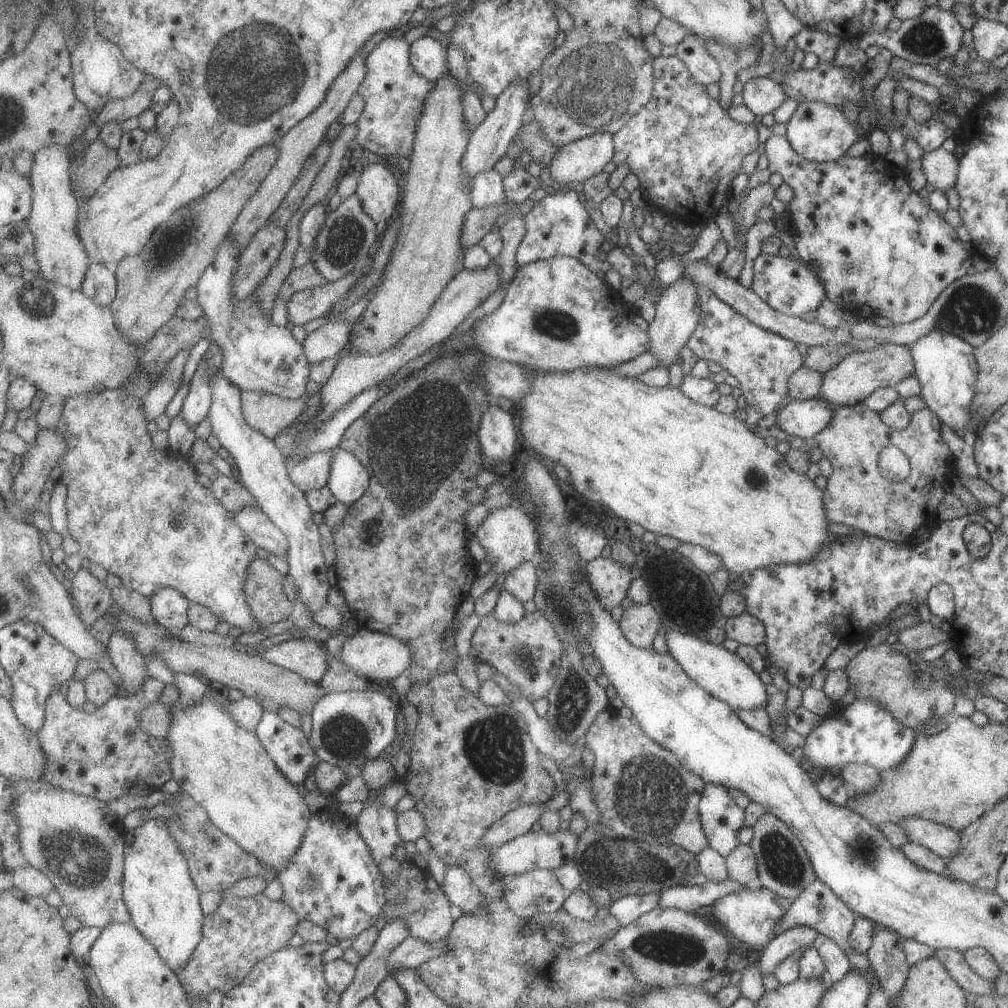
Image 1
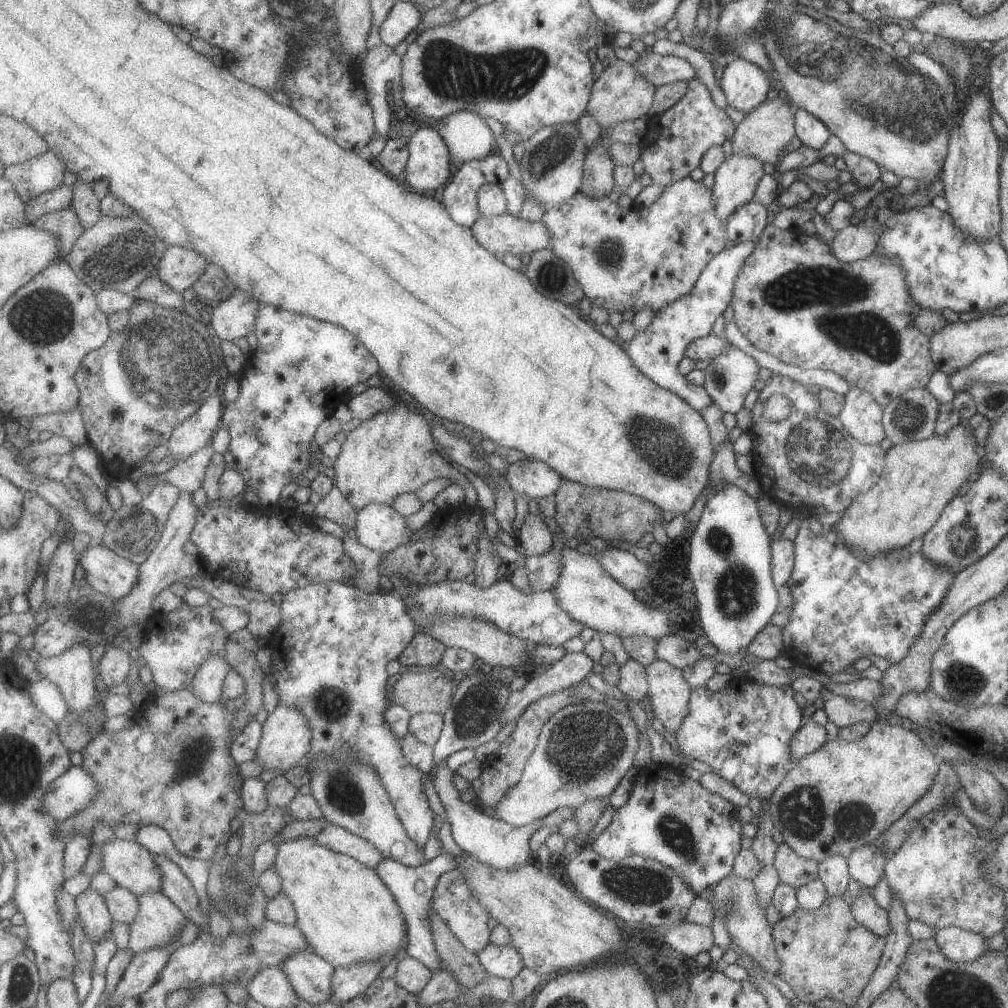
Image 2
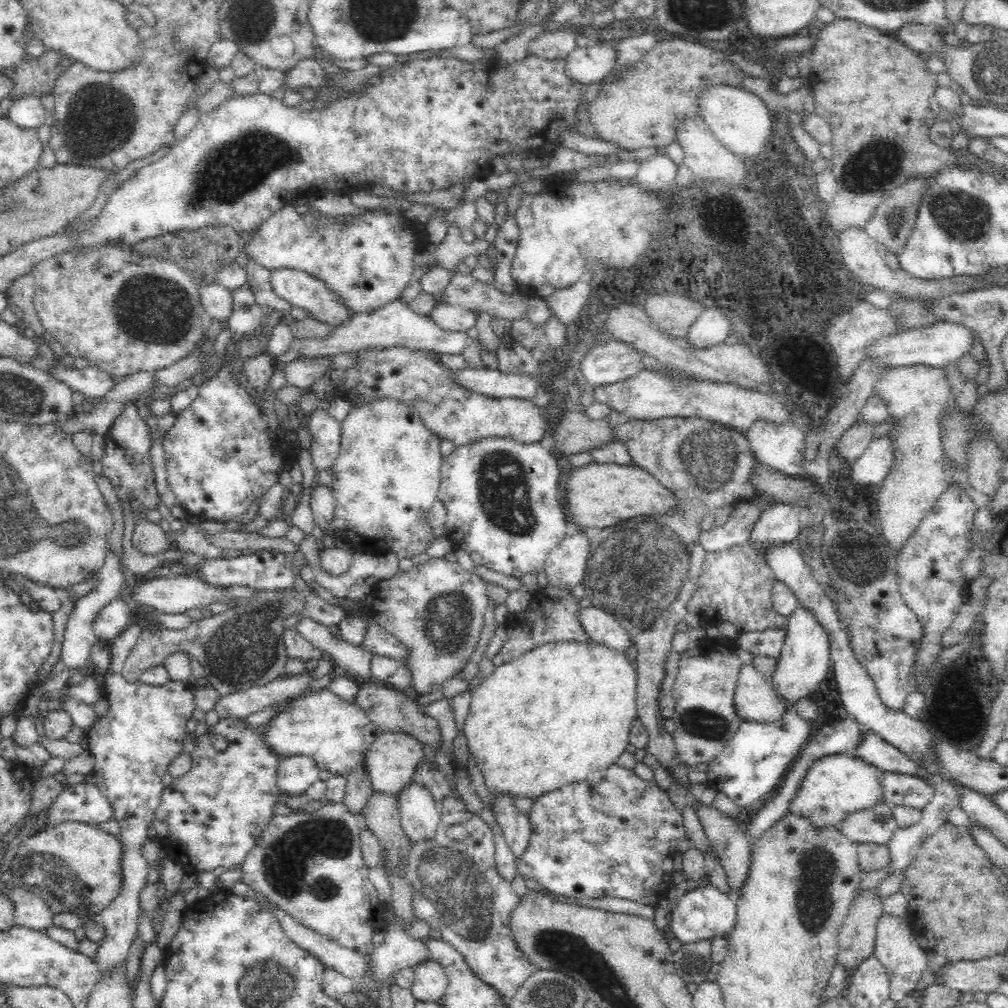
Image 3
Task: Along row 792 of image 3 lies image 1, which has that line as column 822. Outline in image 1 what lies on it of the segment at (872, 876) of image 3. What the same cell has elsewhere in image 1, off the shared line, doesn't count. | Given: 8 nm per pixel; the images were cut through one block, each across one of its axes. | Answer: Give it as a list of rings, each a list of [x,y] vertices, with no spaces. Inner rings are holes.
[[[819,934],[812,946],[824,961],[827,970],[827,978],[824,980],[826,988],[837,983],[847,972],[850,972],[852,966],[847,954],[832,938]]]

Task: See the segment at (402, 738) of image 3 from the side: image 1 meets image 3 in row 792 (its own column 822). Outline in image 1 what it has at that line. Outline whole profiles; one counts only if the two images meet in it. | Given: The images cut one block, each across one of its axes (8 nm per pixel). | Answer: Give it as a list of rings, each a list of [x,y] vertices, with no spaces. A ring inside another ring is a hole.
[[[882,342],[880,346],[867,351],[849,354],[838,366],[823,373],[820,397],[832,406],[852,406],[863,402],[875,390],[895,387],[902,379],[915,374],[915,362],[910,346]]]

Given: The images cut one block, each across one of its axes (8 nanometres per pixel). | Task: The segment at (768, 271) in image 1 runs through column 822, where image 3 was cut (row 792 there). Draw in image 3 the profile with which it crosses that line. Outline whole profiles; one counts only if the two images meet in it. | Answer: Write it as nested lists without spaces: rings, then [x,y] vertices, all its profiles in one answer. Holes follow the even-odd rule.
[[[304,755],[281,757],[276,768],[276,785],[288,797],[300,796],[319,779],[314,759]]]

